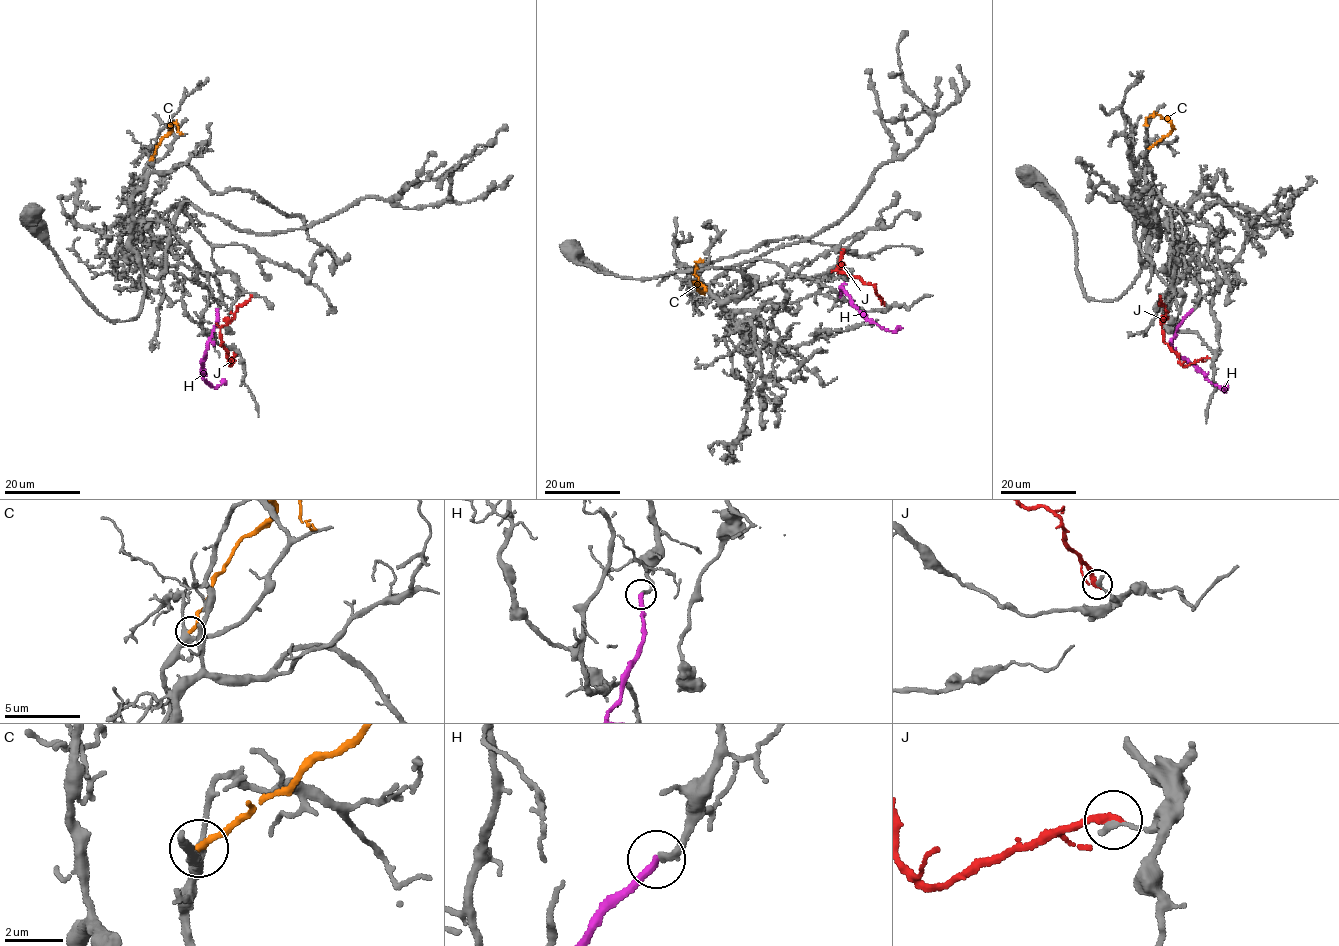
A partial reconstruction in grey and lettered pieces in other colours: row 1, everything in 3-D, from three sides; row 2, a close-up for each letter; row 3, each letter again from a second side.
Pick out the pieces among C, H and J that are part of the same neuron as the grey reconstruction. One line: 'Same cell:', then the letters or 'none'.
Same cell: H

